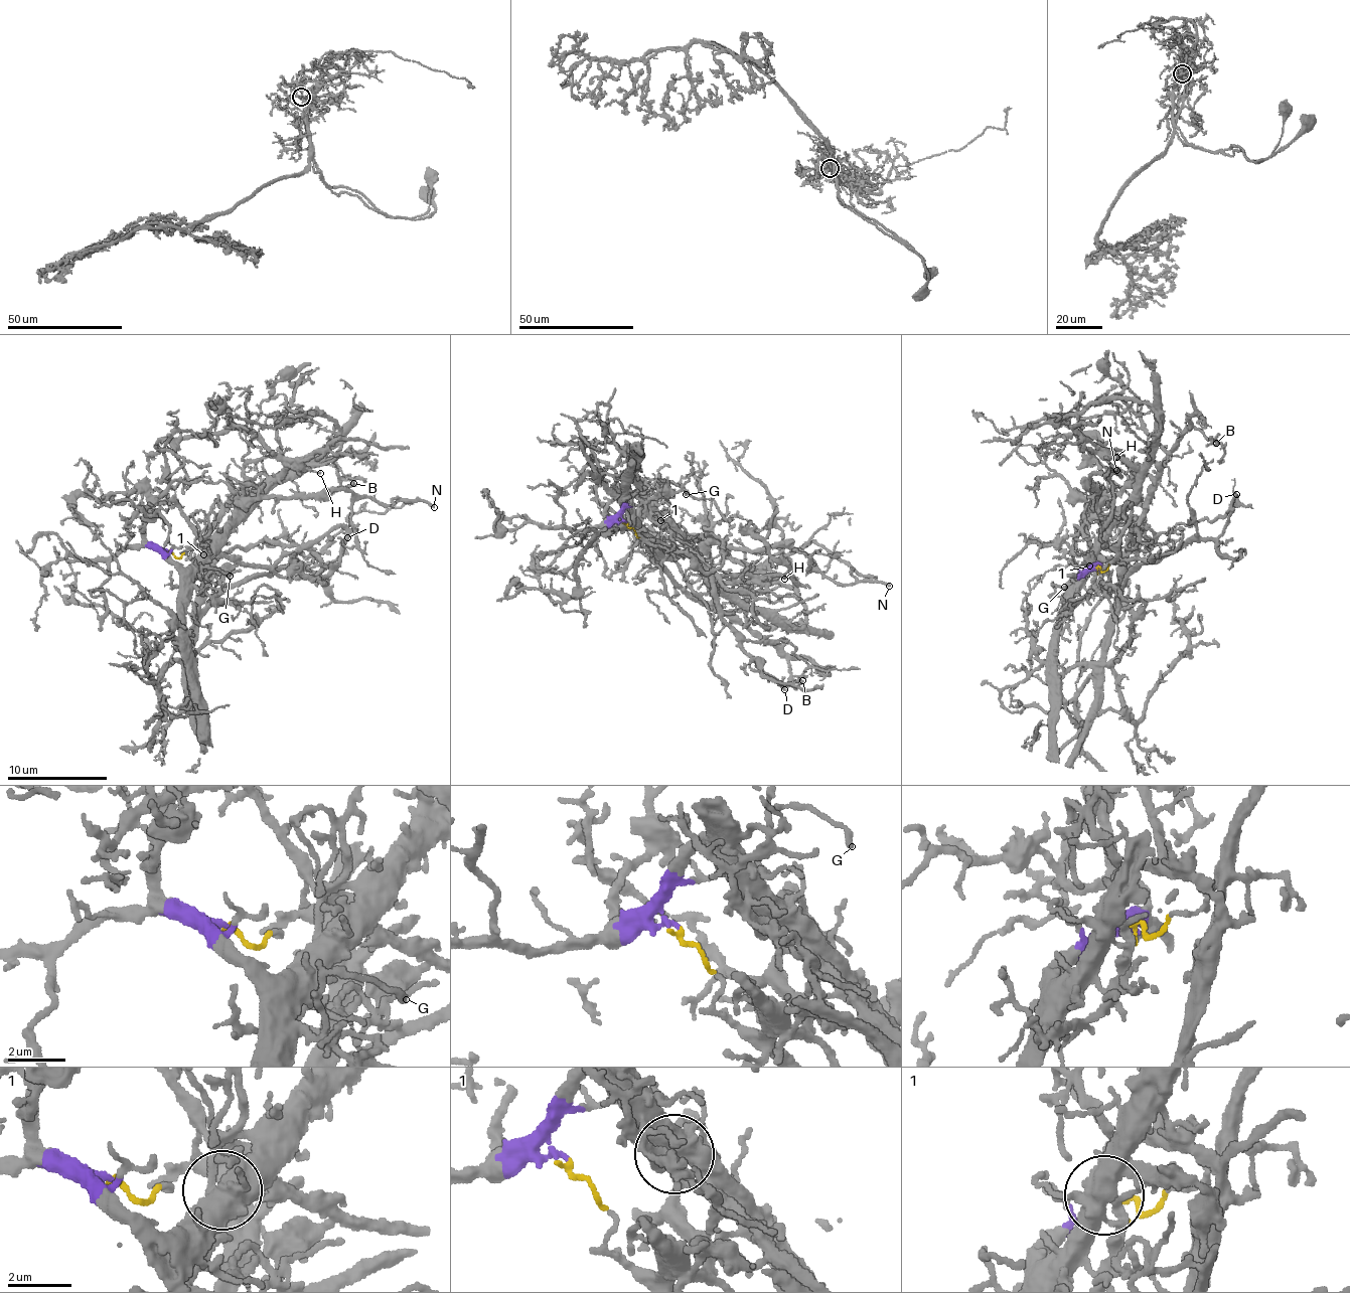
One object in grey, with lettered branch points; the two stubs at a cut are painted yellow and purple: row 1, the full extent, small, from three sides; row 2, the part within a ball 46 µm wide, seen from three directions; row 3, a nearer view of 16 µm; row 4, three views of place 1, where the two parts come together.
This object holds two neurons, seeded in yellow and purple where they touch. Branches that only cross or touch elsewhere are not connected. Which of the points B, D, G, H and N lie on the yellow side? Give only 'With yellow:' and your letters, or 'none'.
With yellow: B, D

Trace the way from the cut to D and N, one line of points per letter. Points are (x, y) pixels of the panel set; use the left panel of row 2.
D: (168, 550), (177, 556), (198, 548), (205, 592), (217, 596), (265, 575), (296, 568), (316, 573), (347, 537)
N: (168, 550), (182, 569), (211, 548), (247, 497), (334, 491), (434, 508)

